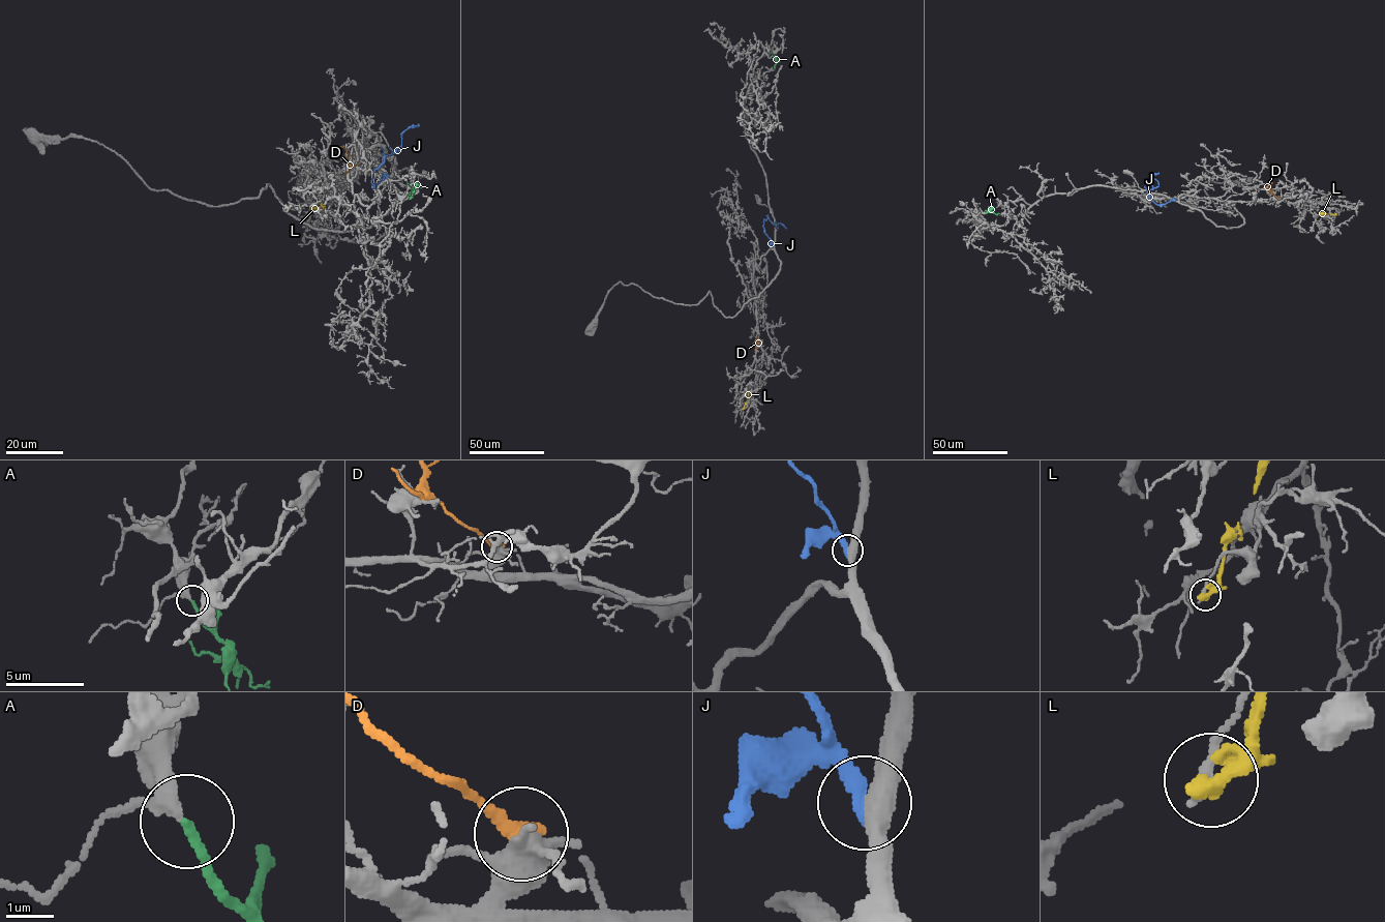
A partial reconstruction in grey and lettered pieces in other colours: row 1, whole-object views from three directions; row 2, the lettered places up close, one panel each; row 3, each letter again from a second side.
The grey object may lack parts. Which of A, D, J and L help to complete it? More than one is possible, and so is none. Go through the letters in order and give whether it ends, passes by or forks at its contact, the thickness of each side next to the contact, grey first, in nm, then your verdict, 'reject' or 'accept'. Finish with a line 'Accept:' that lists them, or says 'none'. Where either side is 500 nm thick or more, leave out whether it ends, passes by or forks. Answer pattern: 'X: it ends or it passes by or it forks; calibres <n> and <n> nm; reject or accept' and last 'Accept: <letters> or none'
A: it ends; calibres 240 and 220 nm; accept
D: it ends; calibres 400 and 360 nm; reject
J: it ends; calibres 440 and 280 nm; reject
L: it ends; calibres 220 and 480 nm; reject
Accept: A

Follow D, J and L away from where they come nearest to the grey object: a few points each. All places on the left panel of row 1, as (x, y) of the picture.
D: (343, 175), (350, 169), (349, 154), (339, 146)
J: (389, 177), (373, 185), (371, 182), (374, 171), (386, 155), (400, 149), (401, 134), (418, 124)
L: (310, 209), (325, 205)

